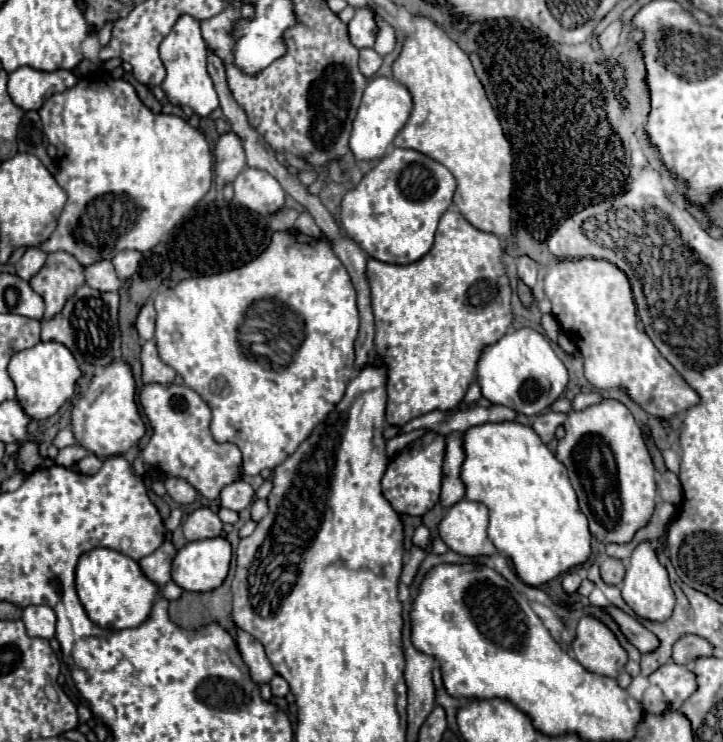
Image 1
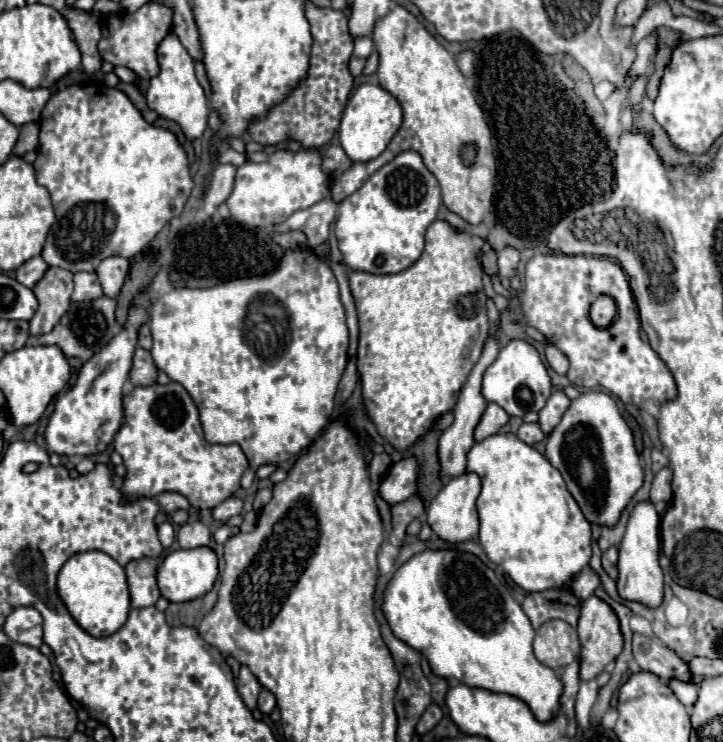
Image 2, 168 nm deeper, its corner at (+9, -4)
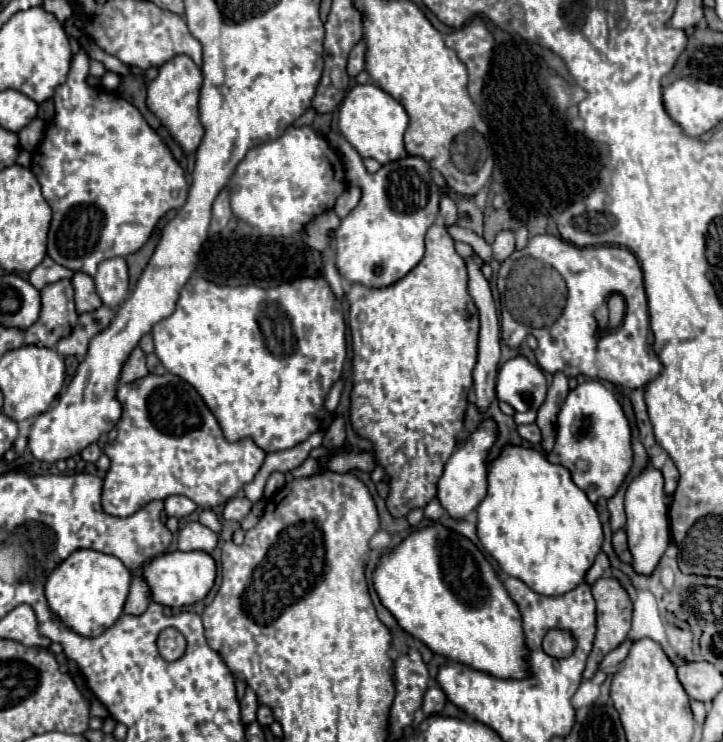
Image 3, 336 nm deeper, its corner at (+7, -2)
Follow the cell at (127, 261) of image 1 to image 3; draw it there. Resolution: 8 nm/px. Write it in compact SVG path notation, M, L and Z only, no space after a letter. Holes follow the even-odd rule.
M110 258L98 266L94 276L96 292L110 308L122 304L128 296L128 268L124 258Z

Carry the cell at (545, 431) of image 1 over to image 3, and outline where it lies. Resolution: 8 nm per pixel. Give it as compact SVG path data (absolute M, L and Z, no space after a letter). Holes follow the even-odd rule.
M522 424L522 426L518 426L518 434L520 434L524 440L528 440L530 444L538 444L538 442L542 440L540 428L538 428L536 424Z

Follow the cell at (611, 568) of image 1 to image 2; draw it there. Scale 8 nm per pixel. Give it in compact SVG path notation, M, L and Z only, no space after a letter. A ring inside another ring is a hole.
M608 548L604 554L602 554L602 566L604 566L604 570L612 576L612 578L616 578L618 576L618 548Z

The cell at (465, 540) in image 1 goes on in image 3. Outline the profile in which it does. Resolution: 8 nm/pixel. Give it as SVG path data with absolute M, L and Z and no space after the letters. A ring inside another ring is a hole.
M486 420L472 436L470 440L458 448L450 460L444 466L444 474L438 482L438 500L442 504L442 508L454 518L454 520L464 520L468 518L476 506L482 502L482 498L486 496L486 454L490 450L490 446L496 440L496 424L492 420Z

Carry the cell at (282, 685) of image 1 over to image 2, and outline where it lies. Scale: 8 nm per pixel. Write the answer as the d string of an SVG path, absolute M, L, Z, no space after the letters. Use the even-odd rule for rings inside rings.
M262 690L262 692L260 692L260 698L258 698L258 710L260 710L262 714L270 714L270 712L274 710L274 706L276 706L276 698L272 696L272 692Z

